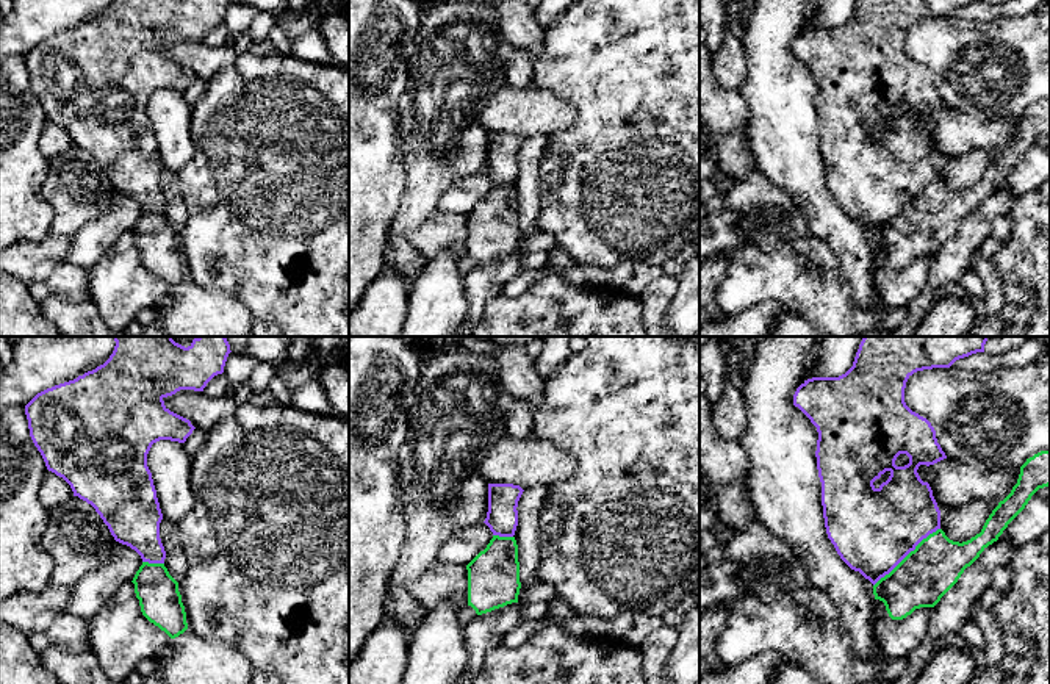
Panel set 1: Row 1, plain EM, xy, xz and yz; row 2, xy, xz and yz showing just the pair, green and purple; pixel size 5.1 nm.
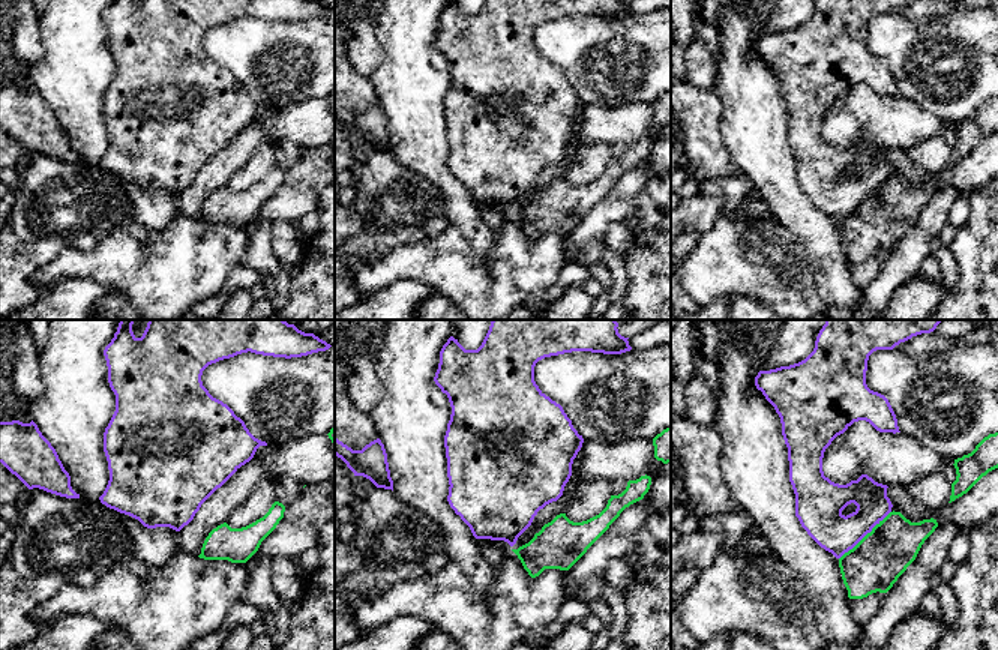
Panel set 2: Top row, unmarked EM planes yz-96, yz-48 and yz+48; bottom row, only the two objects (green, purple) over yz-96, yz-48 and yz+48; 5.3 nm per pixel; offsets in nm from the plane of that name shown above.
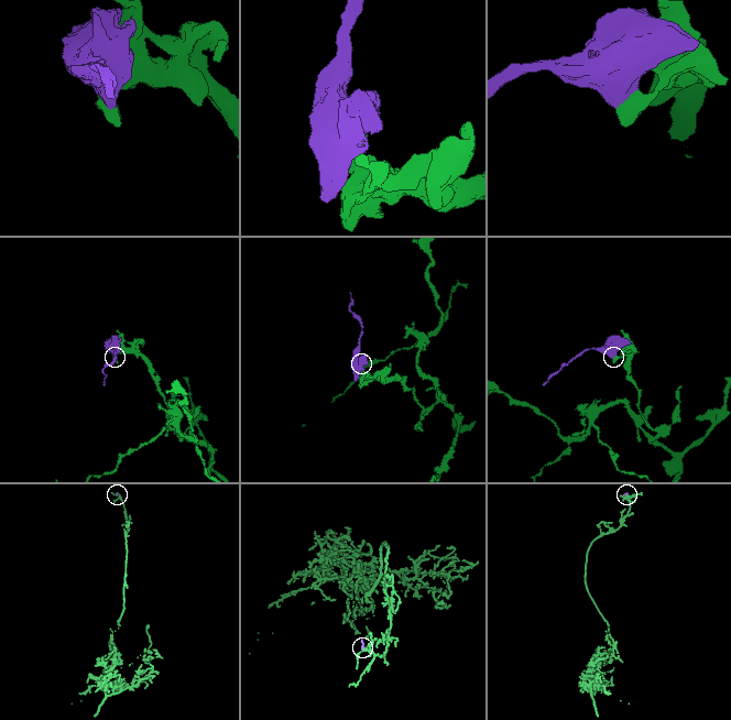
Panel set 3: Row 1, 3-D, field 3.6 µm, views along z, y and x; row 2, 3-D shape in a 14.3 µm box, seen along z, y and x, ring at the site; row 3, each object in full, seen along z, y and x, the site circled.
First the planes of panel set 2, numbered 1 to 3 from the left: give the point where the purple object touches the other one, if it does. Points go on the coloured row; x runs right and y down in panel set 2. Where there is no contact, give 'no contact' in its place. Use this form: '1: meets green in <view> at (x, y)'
1: no contact
2: no contact
3: meets green in yz+48 at (866, 535)

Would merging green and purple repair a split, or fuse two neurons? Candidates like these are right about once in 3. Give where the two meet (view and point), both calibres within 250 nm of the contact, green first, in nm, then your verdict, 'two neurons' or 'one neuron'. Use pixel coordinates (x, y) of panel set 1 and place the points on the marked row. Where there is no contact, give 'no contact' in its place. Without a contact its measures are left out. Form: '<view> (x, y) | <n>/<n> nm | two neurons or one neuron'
yz (908, 554) | 280/420 nm | two neurons

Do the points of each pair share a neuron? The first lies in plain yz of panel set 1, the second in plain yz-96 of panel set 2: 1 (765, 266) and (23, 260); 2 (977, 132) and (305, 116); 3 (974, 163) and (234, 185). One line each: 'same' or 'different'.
1: different
2: same
3: same

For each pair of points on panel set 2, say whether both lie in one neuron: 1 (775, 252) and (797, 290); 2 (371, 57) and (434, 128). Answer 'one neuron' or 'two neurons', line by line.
1: one neuron
2: two neurons

